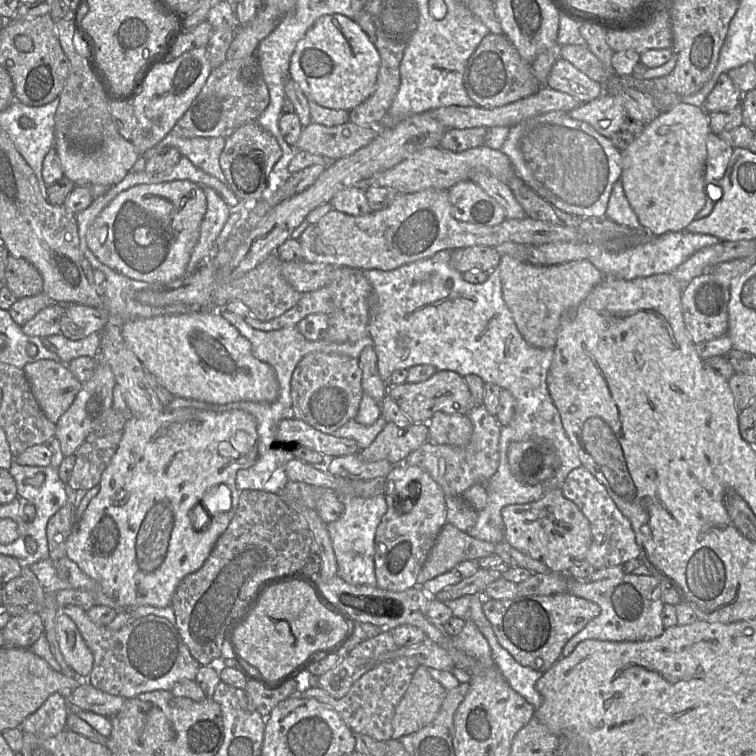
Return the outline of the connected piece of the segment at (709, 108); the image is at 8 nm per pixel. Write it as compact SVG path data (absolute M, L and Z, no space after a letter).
M722 73L707 96L703 109L708 113L727 112L742 103L744 93L735 86L727 73Z

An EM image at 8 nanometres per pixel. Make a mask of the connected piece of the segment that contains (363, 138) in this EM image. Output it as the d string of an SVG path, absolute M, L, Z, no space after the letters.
M351 121L337 126L311 122L303 128L294 148L321 155L330 163L367 146L381 129L377 126L359 126Z

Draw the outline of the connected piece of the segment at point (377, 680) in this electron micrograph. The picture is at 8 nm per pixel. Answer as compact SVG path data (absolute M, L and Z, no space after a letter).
M399 657L392 661L384 661L363 674L343 697L336 699L324 689L310 687L302 693L295 692L292 696L298 698L315 698L333 708L351 729L353 733L370 736L377 741L387 741L392 738L392 720L395 709L405 694L414 672L419 666L412 657Z

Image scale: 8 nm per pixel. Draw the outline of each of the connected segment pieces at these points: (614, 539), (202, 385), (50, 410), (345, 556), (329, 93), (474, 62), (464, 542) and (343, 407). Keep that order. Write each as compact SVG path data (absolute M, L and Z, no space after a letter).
M585 467L573 469L561 485L563 495L574 502L590 522L592 543L586 560L596 569L621 565L639 558L640 549L629 519L619 510L607 489Z
M205 309L187 314L131 320L122 325L121 334L145 369L174 397L216 405L240 401L271 403L278 397L279 384L273 368L253 356L249 340L220 316L220 310Z
M50 359L28 363L23 370L41 410L52 423L56 424L72 405L83 384L74 377L66 364Z
M384 495L371 498L343 498L344 512L341 517L327 524L337 561L337 575L352 585L377 586L374 566L375 533L387 511Z
M327 14L321 16L297 43L290 60L289 77L299 85L307 98L319 105L350 111L363 103L375 91L380 65L379 51L355 20L343 14Z
M489 33L469 57L463 77L469 97L482 108L498 108L535 93L541 85L533 74L531 63L522 59L504 34Z
M446 523L416 579L416 586L443 574L461 562L479 559L495 554L496 544L471 537L452 524Z
M311 352L299 361L292 374L293 416L325 434L332 434L355 418L362 396L362 370L358 358Z

